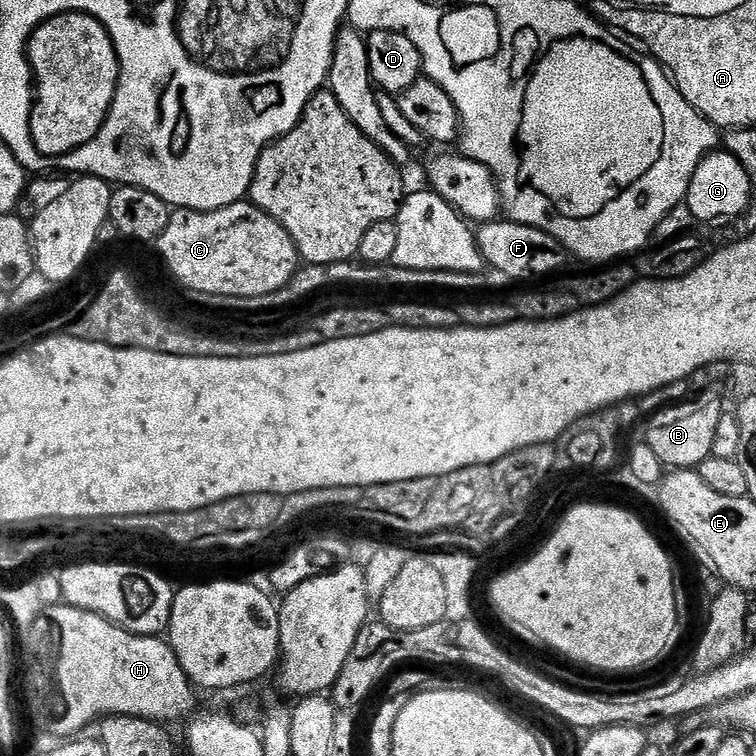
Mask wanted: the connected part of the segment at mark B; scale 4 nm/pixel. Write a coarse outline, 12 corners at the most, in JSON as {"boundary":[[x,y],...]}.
{"boundary":[[701,394],[647,421],[646,443],[668,470],[713,456],[724,404]]}

